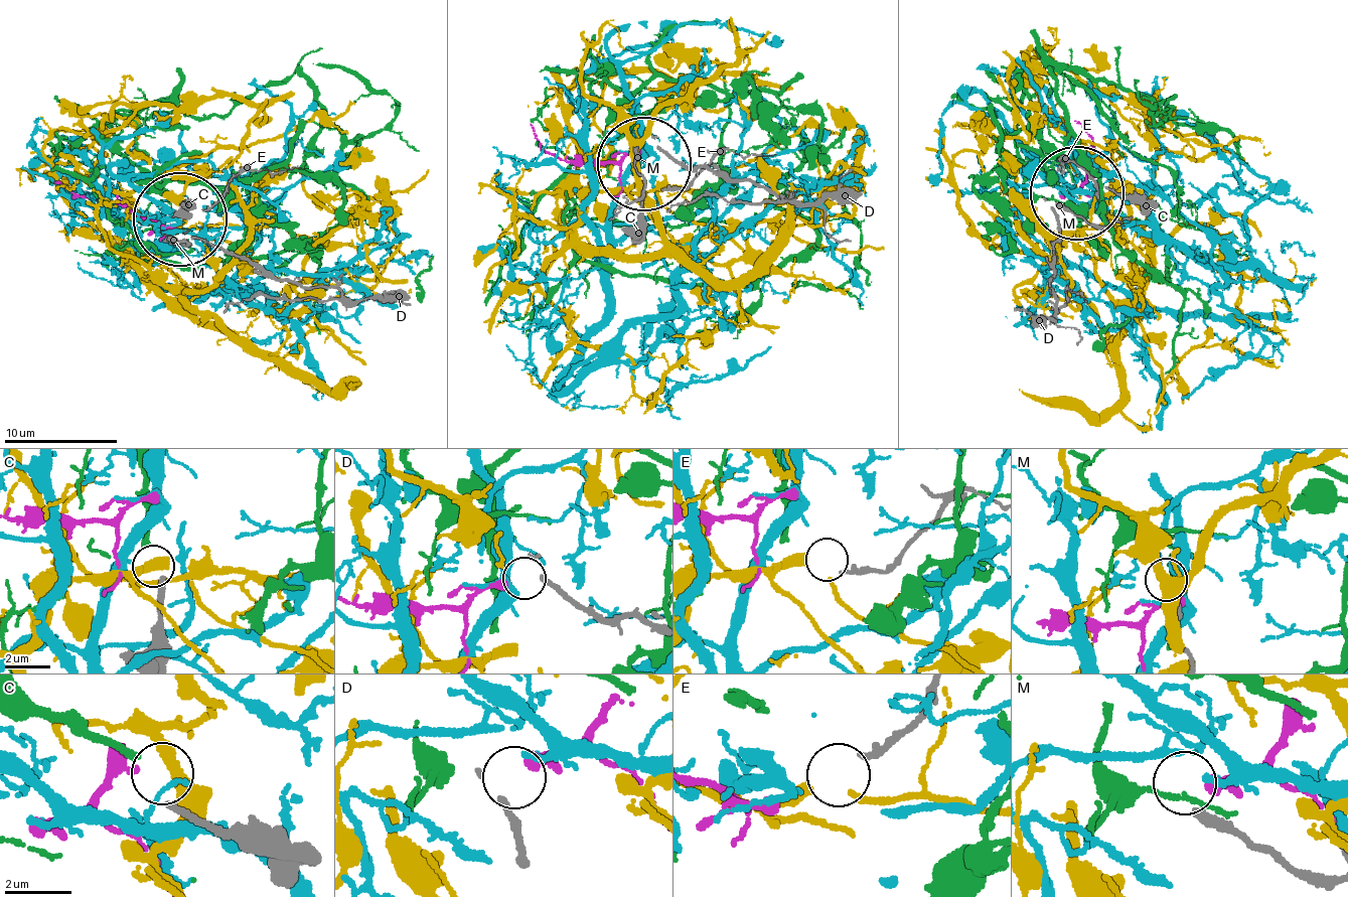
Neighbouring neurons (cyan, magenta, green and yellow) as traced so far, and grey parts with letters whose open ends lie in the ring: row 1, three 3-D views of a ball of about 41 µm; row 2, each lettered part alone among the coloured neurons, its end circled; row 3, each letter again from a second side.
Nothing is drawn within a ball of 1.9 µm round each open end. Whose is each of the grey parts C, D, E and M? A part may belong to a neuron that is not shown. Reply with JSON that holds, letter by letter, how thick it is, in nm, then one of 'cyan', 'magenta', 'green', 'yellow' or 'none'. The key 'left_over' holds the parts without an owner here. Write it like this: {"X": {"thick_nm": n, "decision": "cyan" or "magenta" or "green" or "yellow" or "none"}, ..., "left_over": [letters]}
{"C": {"thick_nm": 200, "decision": "green"}, "D": {"thick_nm": 130, "decision": "magenta"}, "E": {"thick_nm": 180, "decision": "yellow"}, "M": {"thick_nm": 320, "decision": "none"}, "left_over": ["M"]}

